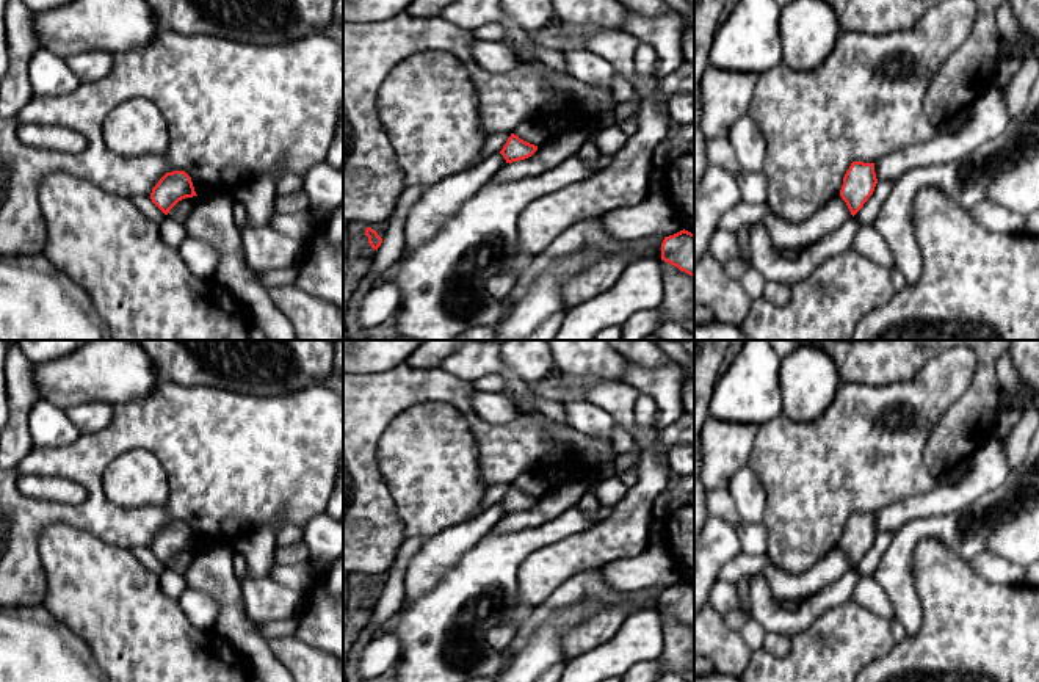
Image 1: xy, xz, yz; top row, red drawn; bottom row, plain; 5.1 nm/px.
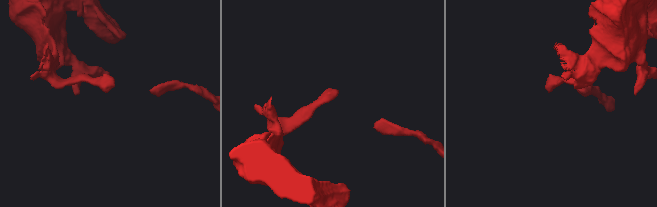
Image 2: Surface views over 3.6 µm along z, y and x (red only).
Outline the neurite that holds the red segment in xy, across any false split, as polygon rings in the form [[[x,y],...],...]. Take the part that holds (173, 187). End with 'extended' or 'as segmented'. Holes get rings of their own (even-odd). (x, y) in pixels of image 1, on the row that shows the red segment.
[[[185,171],[166,172],[152,188],[152,202],[168,215],[182,199],[197,196],[191,177]]]; as segmented

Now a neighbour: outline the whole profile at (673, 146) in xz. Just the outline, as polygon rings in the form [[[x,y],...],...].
[[[694,122],[683,125],[675,135],[668,135],[653,151],[655,169],[664,169],[679,155],[688,154],[694,141]]]

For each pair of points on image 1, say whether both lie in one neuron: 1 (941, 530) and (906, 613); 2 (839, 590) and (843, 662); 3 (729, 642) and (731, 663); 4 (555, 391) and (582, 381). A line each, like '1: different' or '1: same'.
1: same
2: different
3: same
4: same

